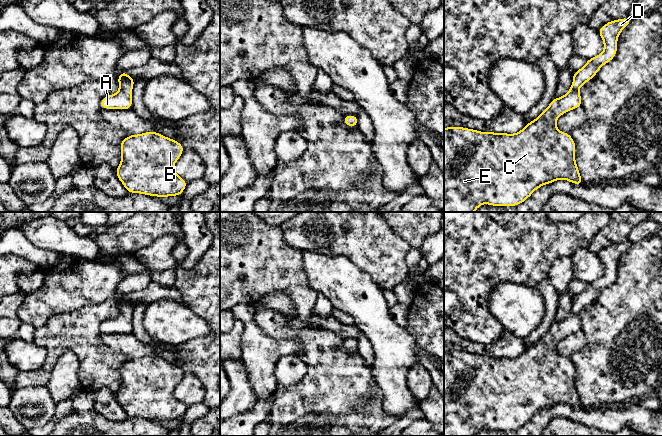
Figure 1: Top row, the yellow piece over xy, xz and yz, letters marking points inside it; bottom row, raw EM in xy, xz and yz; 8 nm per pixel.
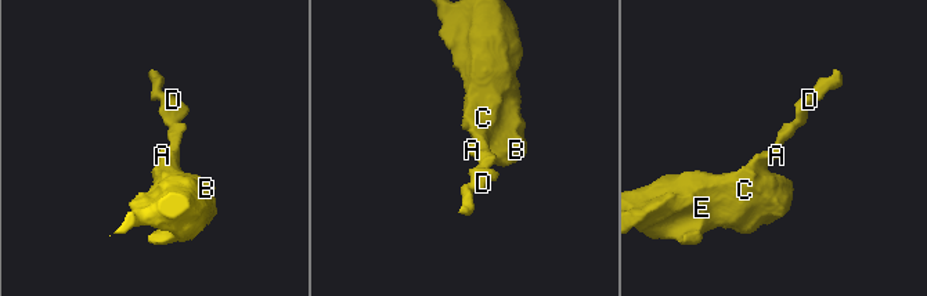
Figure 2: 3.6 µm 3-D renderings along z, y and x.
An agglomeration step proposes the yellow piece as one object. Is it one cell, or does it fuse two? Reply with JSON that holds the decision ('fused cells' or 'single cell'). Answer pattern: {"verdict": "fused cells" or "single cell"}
{"verdict": "single cell"}

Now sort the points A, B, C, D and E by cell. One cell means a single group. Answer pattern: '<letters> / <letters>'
A B C D E

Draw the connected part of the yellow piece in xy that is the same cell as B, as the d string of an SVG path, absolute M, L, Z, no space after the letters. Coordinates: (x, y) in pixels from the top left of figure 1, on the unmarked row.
M155 355L129 359L120 368L121 386L115 394L128 417L179 420L187 406L173 391L184 372Z

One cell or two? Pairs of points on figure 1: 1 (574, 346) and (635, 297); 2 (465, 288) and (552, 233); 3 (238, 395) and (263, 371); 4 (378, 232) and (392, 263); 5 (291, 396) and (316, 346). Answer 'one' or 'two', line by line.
1: two
2: one
3: two
4: one
5: one

